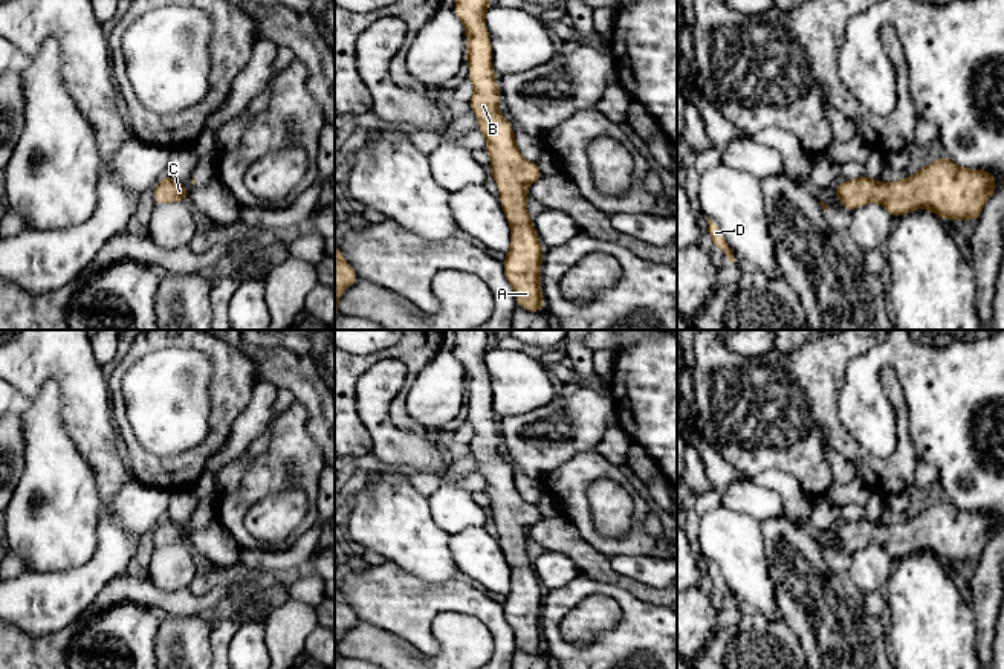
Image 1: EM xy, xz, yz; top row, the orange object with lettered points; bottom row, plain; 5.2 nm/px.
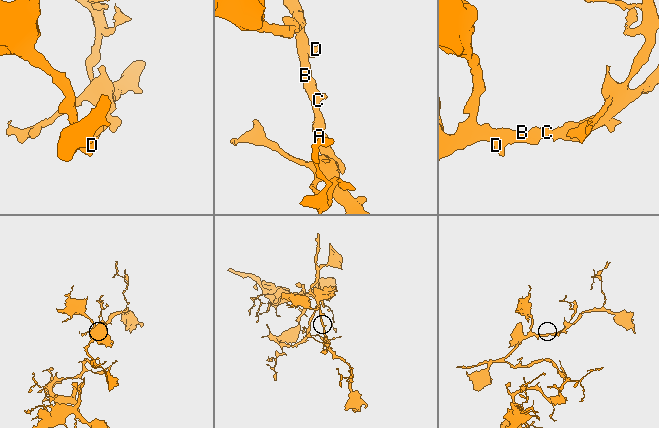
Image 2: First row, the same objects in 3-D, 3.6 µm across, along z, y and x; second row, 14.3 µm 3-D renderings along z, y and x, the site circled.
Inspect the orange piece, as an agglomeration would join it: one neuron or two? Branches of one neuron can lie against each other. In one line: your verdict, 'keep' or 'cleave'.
keep

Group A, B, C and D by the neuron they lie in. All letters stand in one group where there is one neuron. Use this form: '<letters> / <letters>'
A B C D

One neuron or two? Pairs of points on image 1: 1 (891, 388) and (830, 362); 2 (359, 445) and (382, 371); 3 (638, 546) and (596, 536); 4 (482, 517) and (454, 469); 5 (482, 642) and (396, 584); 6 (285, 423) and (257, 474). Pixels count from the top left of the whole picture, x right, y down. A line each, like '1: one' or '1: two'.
1: one
2: two
3: one
4: one
5: two
6: one

